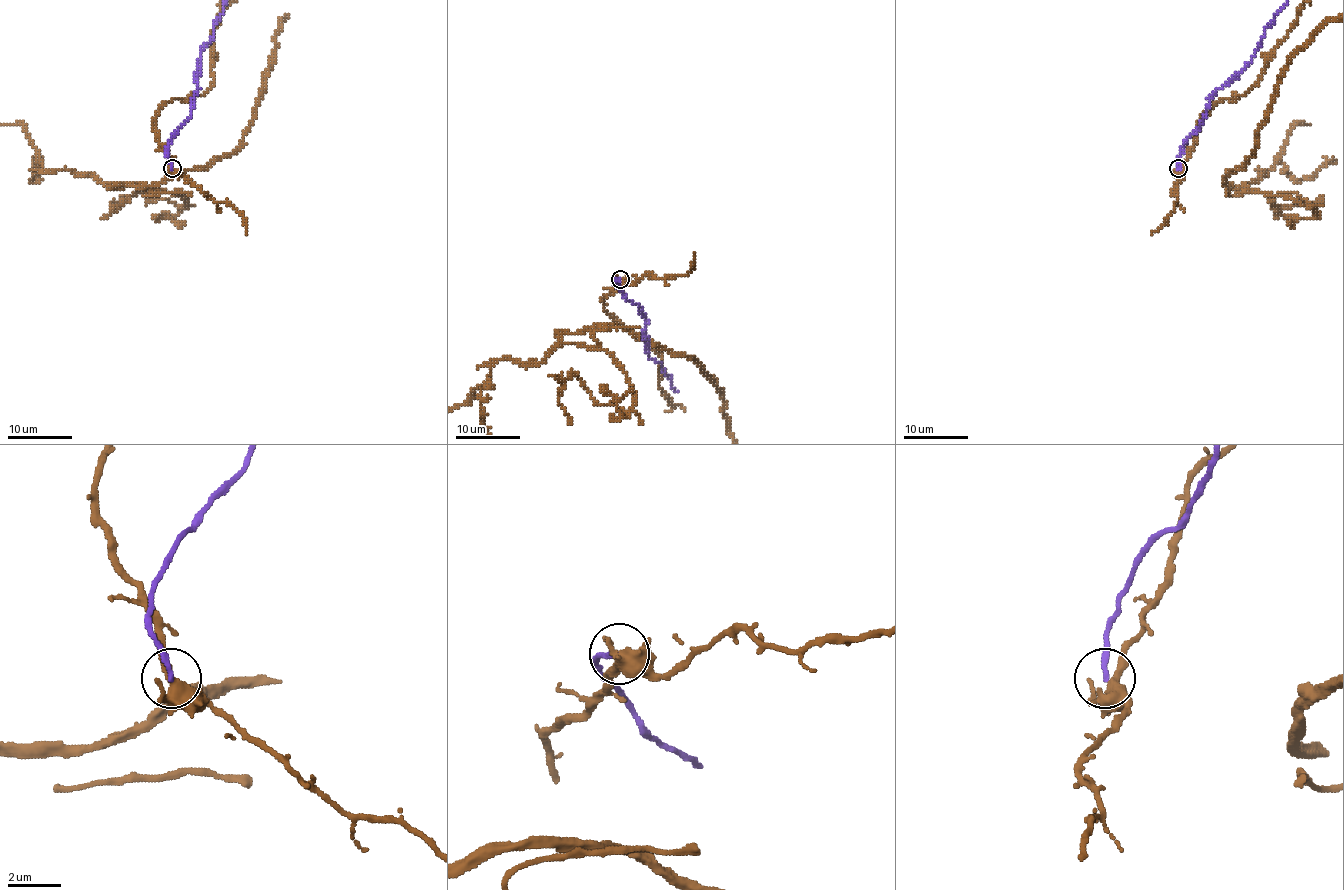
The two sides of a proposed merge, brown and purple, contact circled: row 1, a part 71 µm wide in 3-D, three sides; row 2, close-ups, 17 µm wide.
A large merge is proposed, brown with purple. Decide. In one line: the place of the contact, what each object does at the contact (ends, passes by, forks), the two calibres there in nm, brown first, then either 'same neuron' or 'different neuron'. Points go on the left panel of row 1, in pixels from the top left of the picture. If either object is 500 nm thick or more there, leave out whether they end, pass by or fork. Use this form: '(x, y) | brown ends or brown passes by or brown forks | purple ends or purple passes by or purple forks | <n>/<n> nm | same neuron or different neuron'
(172, 168) | brown forks | purple ends | 360/190 nm | different neuron

